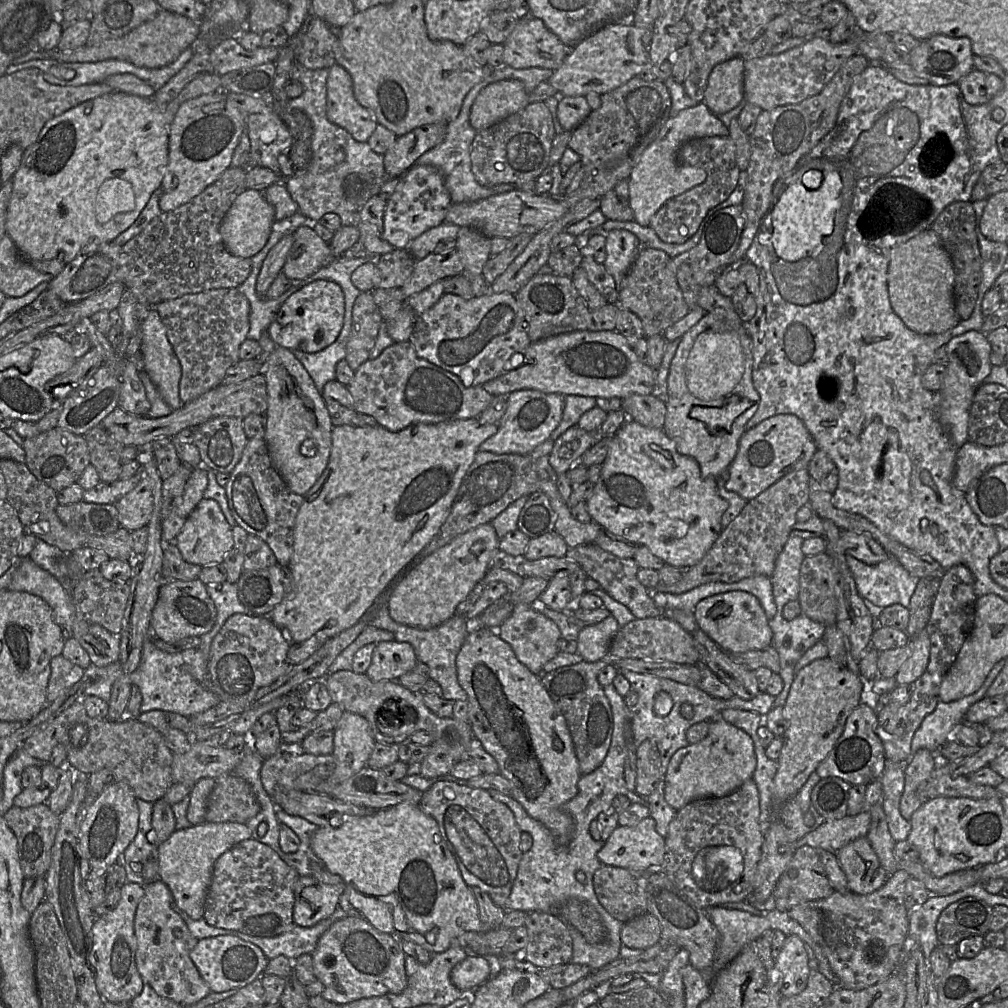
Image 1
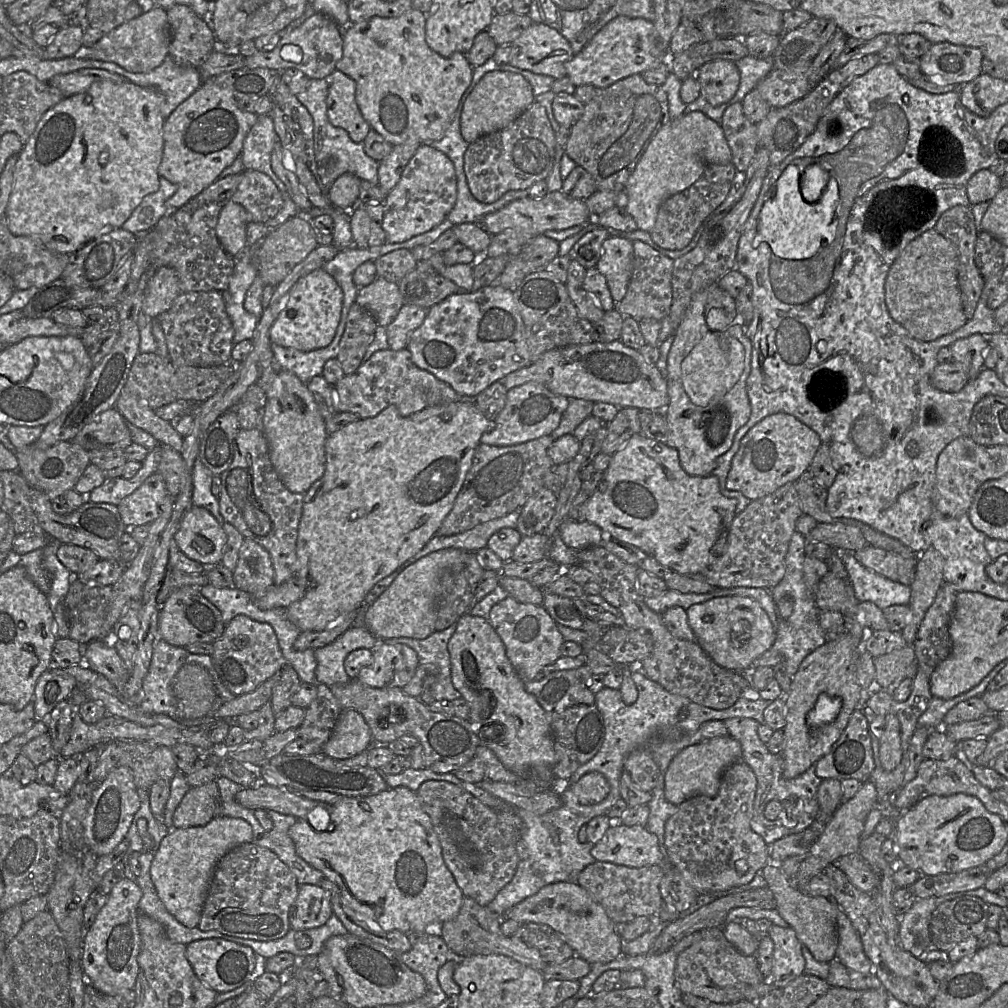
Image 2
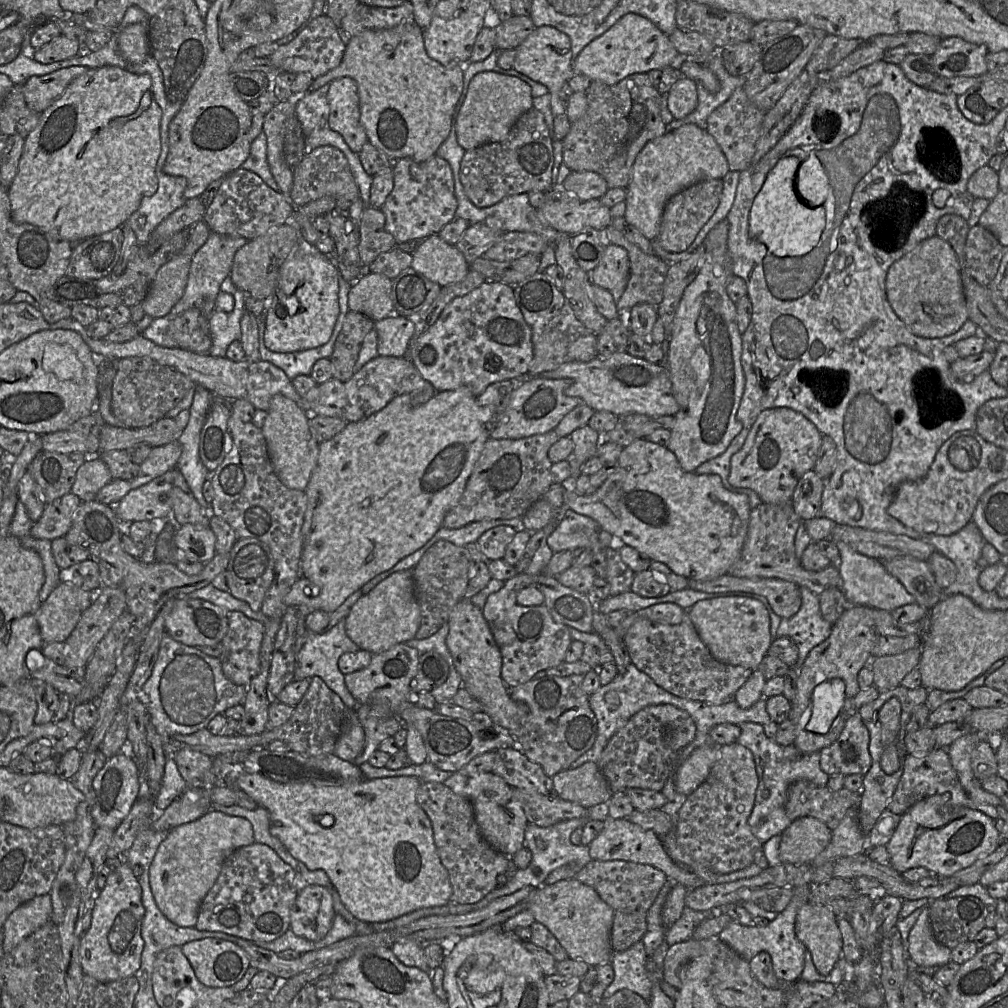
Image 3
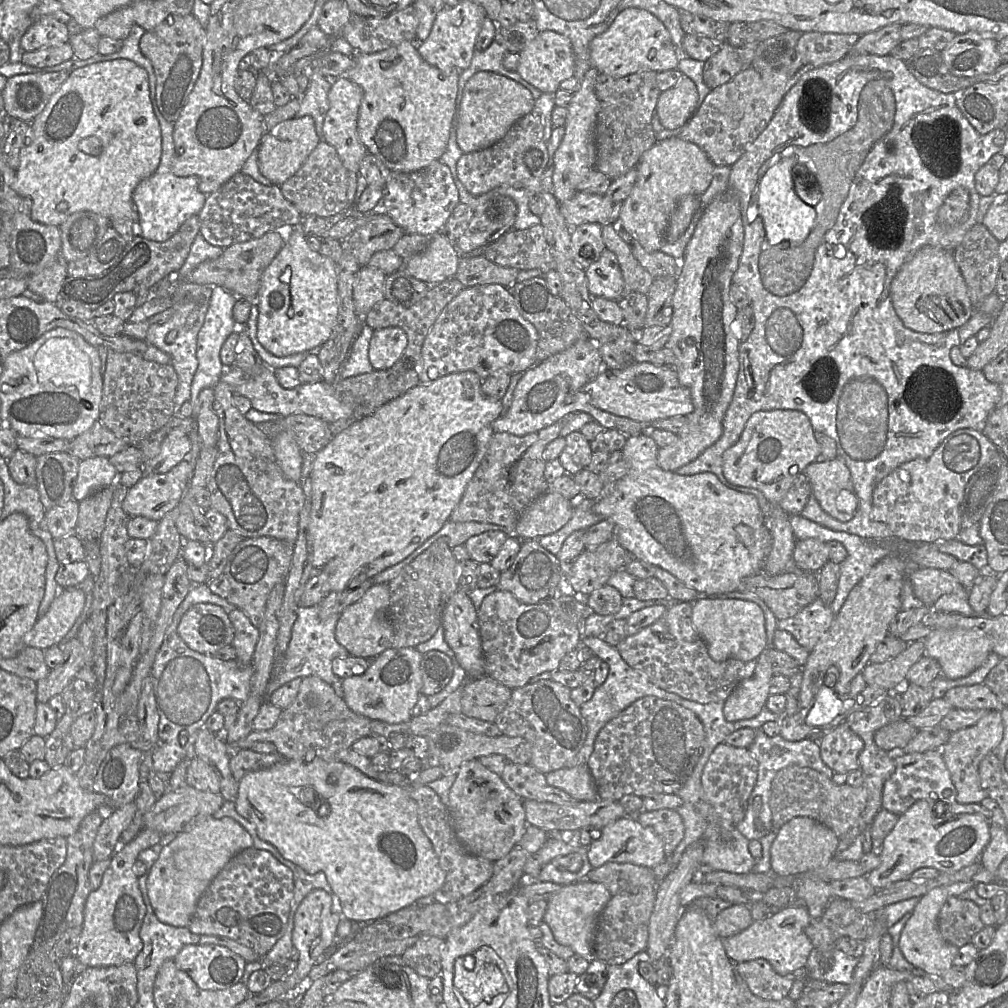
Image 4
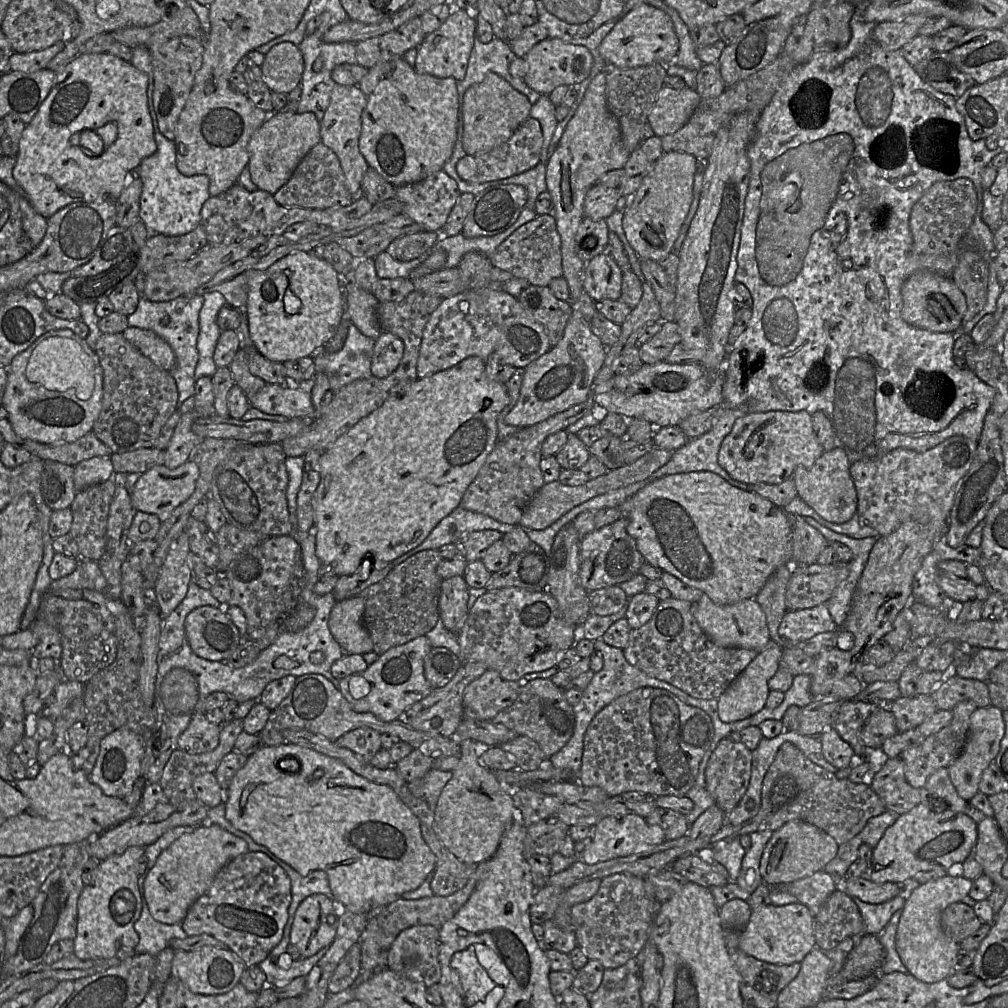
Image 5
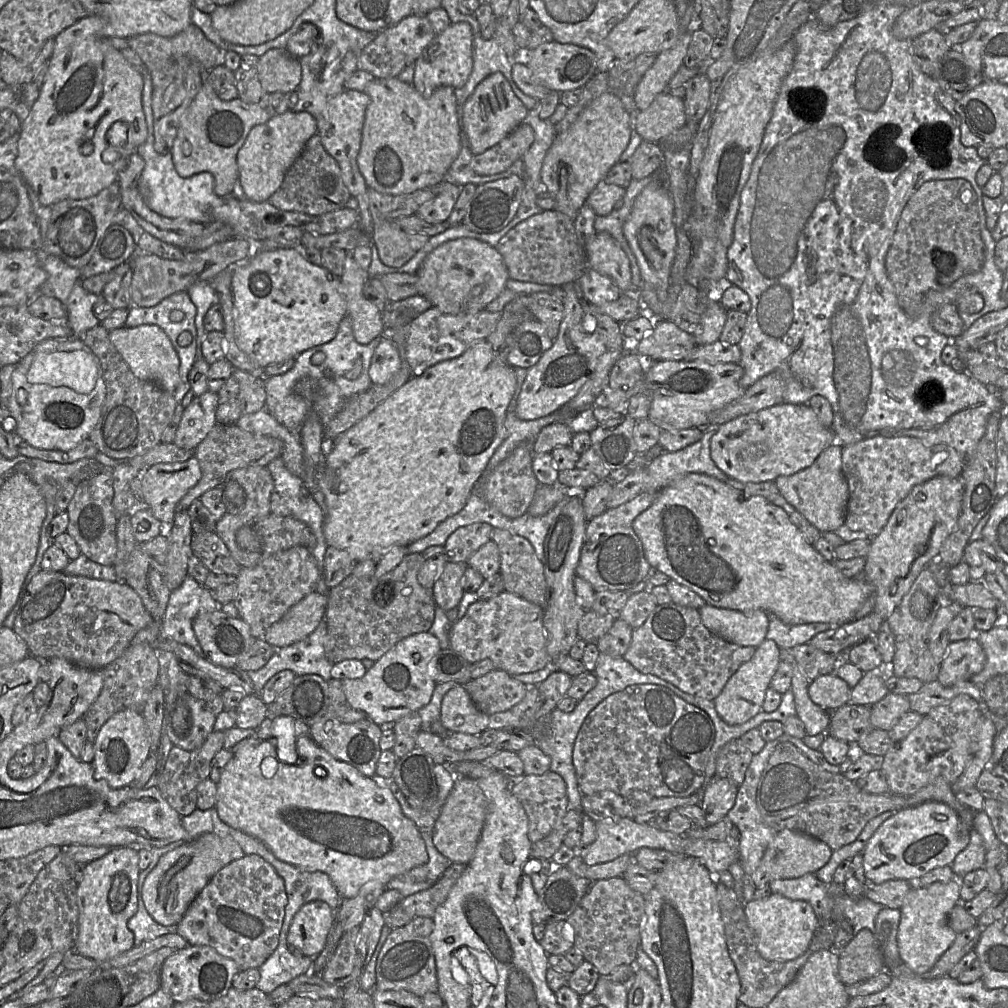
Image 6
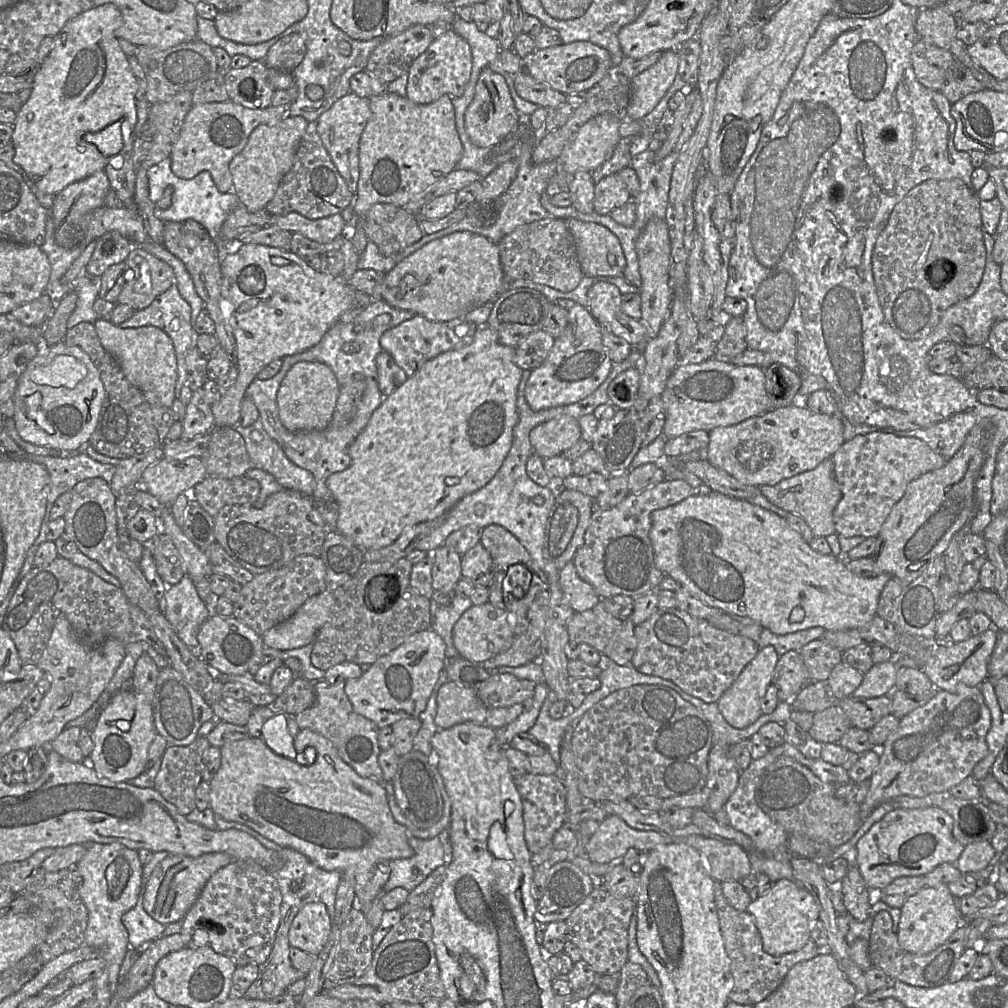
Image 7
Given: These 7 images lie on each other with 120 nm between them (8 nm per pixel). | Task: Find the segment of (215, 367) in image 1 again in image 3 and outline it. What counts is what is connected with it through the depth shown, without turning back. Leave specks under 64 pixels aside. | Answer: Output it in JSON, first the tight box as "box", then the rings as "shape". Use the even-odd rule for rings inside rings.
{"box":[169,307,212,354],"shape":[[[198,307],[176,317],[169,326],[169,336],[179,348],[197,354],[208,354],[212,345],[209,319]]]}

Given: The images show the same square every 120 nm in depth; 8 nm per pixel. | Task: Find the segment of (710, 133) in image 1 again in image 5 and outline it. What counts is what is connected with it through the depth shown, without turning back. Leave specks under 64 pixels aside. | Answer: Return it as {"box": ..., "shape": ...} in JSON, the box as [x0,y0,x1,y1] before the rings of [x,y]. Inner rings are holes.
{"box":[622,152,698,260],"shape":[[[664,152],[652,170],[645,176],[639,189],[630,197],[624,210],[622,226],[629,244],[640,259],[663,260],[672,251],[681,227],[693,202],[694,177],[698,169],[698,159],[681,152]]]}

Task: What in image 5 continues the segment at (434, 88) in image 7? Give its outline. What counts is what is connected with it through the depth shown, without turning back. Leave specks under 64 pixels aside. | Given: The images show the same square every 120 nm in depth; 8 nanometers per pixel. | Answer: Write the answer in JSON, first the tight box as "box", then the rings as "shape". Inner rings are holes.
{"box":[414,8,477,80],"shape":[[[454,8],[444,23],[434,32],[427,34],[420,46],[414,65],[421,74],[428,74],[438,78],[453,77],[462,80],[468,68],[468,62],[474,45],[477,22],[470,11]]]}

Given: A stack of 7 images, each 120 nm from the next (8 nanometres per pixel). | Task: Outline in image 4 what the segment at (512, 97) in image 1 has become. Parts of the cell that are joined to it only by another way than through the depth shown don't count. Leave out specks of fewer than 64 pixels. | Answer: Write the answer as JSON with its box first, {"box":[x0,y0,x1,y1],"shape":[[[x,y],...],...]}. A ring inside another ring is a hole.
{"box":[457,71,535,153],"shape":[[[479,71],[466,83],[457,126],[457,143],[464,153],[479,151],[501,140],[508,130],[532,112],[535,99],[522,84],[502,74]]]}

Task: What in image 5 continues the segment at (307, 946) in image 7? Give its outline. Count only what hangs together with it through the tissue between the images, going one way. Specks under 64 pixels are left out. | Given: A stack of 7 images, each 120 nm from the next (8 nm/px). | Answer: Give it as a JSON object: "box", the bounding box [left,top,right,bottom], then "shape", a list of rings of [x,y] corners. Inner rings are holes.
{"box":[290,894,342,958],"shape":[[[313,894],[301,902],[295,912],[290,934],[290,943],[298,948],[301,958],[311,957],[331,945],[338,927],[337,909],[341,908],[342,904],[331,901],[324,894]]]}

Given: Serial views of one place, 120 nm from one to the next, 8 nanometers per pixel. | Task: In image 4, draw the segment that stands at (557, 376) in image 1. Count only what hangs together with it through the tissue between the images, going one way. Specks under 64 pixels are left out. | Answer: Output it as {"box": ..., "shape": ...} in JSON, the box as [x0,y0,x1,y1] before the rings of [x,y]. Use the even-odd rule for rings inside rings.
{"box":[584,362,694,423],"shape":[[[635,362],[623,370],[603,368],[584,387],[584,391],[591,395],[593,406],[640,423],[689,415],[694,411],[691,393],[679,382],[676,370],[671,366],[657,366],[651,362]]]}

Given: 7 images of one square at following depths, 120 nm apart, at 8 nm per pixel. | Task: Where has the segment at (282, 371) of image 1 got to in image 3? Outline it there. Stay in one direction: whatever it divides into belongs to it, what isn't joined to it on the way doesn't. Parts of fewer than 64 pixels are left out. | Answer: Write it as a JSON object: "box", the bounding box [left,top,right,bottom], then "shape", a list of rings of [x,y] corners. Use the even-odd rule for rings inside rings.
{"box":[262,394,319,491],"shape":[[[277,394],[270,401],[262,426],[269,459],[276,475],[286,487],[301,491],[307,488],[319,455],[319,443],[310,431],[309,415],[293,400]]]}

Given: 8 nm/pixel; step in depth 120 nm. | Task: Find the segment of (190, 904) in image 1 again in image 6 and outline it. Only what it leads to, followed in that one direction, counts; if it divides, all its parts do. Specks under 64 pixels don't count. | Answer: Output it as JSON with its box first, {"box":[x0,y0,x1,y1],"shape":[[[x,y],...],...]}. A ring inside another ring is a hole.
{"box":[142,832,245,925],"shape":[[[214,832],[202,834],[167,852],[159,859],[142,886],[142,899],[148,913],[160,925],[177,925],[211,878],[230,862],[245,855],[231,836],[220,836]]]}

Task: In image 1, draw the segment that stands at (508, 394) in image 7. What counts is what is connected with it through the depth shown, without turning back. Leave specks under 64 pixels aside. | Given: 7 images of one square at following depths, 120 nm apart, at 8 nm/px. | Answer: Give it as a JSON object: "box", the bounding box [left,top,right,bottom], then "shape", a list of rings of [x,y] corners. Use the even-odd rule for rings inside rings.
{"box":[270,418,498,643],"shape":[[[477,418],[452,420],[435,424],[417,423],[401,431],[391,432],[380,426],[333,426],[328,464],[316,483],[303,495],[293,532],[293,550],[289,568],[293,575],[292,591],[270,613],[270,620],[283,629],[291,643],[300,643],[312,636],[327,641],[354,626],[388,588],[397,574],[406,567],[433,539],[450,514],[461,482],[473,463],[479,446],[493,436],[498,425],[480,424]]]}

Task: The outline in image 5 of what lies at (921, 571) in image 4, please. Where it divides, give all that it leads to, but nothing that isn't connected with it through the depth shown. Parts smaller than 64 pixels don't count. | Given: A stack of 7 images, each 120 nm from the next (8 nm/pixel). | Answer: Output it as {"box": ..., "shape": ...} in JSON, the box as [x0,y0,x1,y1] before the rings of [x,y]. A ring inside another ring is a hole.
{"box":[937,571,992,605],"shape":[[[940,571],[937,583],[946,594],[948,600],[958,605],[974,599],[985,602],[992,592],[986,583],[976,585],[968,578],[957,578]]]}

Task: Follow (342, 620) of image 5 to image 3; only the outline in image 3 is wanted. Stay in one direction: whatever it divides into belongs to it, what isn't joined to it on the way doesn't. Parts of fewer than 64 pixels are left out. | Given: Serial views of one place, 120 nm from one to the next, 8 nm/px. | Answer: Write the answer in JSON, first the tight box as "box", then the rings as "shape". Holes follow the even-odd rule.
{"box":[345,569,421,654],"shape":[[[412,569],[393,573],[378,583],[369,593],[362,595],[352,606],[345,618],[347,636],[360,648],[378,654],[399,643],[406,643],[415,639],[421,621],[420,607],[414,596],[414,580]]]}

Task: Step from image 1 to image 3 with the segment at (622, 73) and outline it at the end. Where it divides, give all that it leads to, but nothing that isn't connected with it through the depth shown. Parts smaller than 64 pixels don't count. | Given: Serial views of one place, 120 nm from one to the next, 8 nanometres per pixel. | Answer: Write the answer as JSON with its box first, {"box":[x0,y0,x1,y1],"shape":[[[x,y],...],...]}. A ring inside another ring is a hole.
{"box":[573,13,678,85],"shape":[[[627,13],[583,48],[573,60],[573,69],[592,81],[614,85],[634,73],[647,73],[670,66],[678,55],[669,36],[653,22],[639,14]]]}

